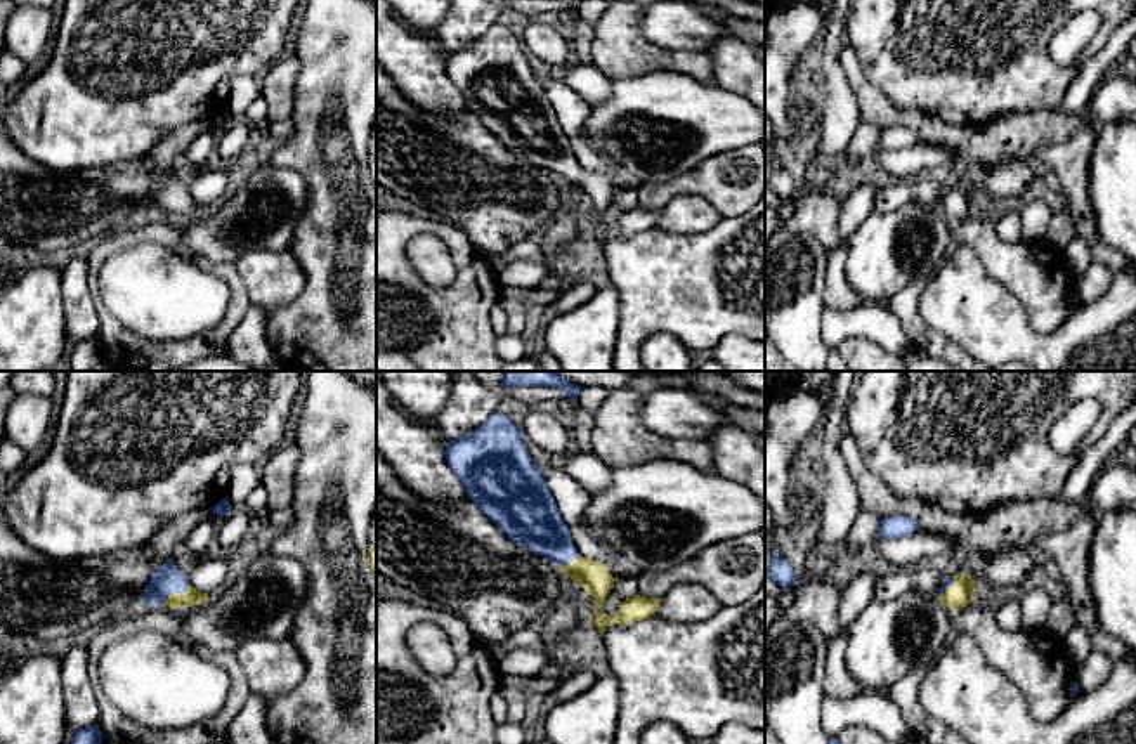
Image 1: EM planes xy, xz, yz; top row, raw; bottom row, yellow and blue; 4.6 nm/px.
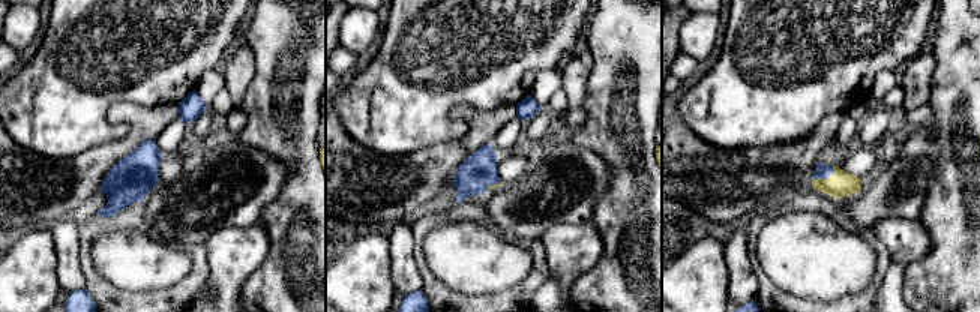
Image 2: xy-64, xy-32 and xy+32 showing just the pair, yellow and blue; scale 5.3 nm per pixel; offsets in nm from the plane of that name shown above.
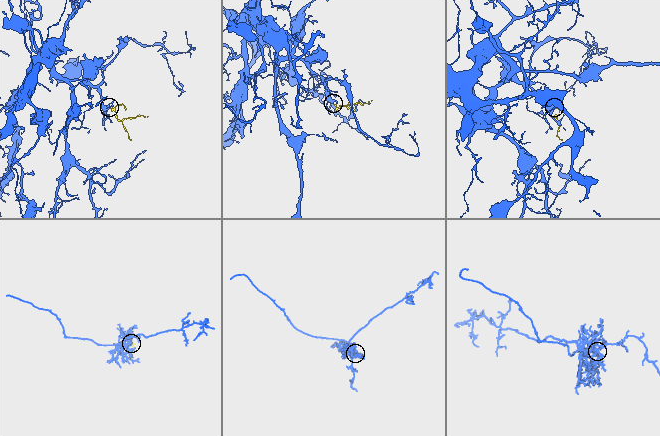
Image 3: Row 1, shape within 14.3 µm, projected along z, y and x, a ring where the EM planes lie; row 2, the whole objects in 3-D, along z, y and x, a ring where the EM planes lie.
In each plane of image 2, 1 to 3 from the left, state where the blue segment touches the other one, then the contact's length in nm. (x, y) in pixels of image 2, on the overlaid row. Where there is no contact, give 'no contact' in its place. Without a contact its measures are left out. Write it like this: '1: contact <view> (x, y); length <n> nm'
1: no contact
2: contact xy-32 (494, 185); length 80 nm
3: contact xy+32 (823, 179); length 140 nm

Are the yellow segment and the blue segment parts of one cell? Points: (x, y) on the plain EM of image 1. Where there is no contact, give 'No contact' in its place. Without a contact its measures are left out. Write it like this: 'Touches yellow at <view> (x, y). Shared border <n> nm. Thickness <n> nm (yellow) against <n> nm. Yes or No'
Touches yellow at xy (176, 205). Shared border 160 nm. Thickness 80 nm (yellow) against 140 nm. Yes

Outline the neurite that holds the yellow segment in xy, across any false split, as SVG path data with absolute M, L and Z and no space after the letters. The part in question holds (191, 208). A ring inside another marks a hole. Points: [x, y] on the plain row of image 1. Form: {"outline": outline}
{"outline": "M172 170L153 186L142 215L187 220L206 212L208 205L199 205Z"}

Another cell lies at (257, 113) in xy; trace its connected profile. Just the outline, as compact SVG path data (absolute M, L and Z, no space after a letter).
M260 95L257 97L246 109L245 120L257 130L262 132L262 128L267 125L269 118L269 108L265 99Z

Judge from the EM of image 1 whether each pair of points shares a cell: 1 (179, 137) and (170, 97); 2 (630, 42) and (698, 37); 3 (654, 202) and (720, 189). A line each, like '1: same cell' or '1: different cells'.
1: different cells
2: different cells
3: same cell

